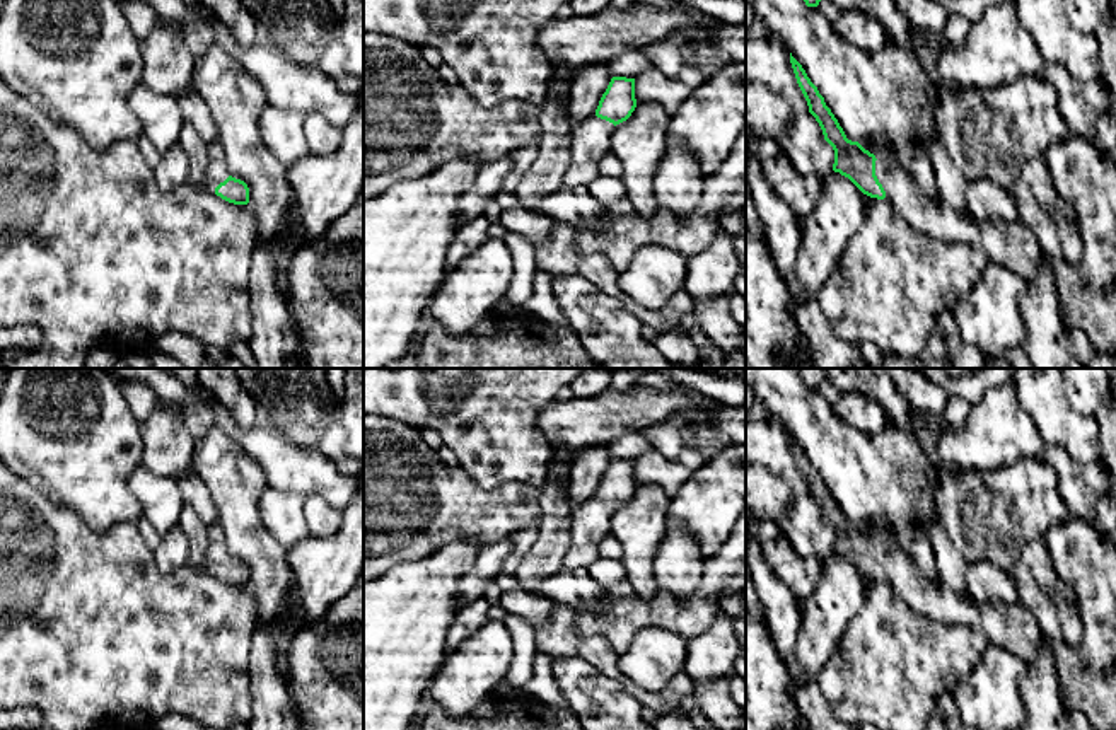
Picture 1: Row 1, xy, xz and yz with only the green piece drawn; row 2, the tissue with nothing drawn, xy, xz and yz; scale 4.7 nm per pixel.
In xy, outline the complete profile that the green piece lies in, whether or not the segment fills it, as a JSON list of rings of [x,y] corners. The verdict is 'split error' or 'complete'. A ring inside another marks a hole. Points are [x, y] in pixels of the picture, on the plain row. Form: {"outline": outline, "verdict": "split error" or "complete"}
{"outline": [[[218,529],[208,534],[208,549],[201,563],[201,571],[215,575],[222,582],[234,587],[249,585],[249,570],[244,563],[232,559],[225,551],[224,536]]], "verdict": "split error"}

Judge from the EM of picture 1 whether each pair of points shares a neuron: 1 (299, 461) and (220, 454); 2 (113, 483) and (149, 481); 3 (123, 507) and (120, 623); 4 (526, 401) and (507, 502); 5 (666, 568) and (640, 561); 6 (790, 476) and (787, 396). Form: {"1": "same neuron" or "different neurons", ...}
{"1": "different neurons", "2": "different neurons", "3": "different neurons", "4": "different neurons", "5": "different neurons", "6": "different neurons"}

